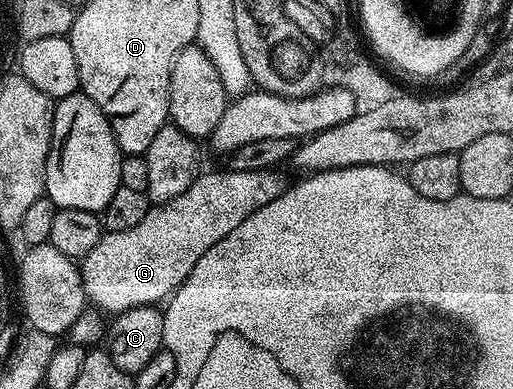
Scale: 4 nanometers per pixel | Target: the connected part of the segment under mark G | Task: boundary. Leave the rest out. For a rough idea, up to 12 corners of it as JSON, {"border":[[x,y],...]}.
{"border":[[267,171],[202,172],[79,263],[120,315],[169,296],[207,249],[285,192]]}

